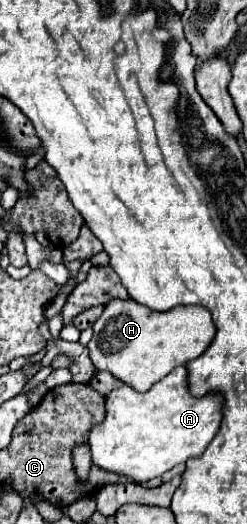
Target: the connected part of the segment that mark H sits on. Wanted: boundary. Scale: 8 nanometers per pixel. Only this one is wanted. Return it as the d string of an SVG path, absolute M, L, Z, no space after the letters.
M113 299L93 325L89 357L97 371L109 371L119 381L145 393L175 367L197 359L213 341L215 325L211 313L199 305L173 307L169 311L151 311L133 299Z

